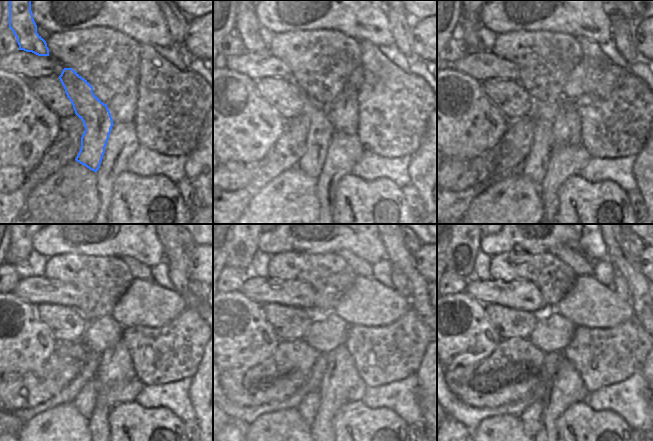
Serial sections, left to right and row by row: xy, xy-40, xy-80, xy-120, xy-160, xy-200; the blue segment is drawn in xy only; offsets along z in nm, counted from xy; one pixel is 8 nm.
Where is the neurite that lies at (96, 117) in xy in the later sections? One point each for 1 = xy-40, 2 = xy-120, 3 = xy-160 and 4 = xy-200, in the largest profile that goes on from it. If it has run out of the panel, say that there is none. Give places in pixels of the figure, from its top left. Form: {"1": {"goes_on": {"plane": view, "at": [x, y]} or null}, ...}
{"1": {"goes_on": {"plane": "xy-40", "at": [321, 130]}}, "2": {"goes_on": {"plane": "xy-120", "at": [85, 400]}}, "3": {"goes_on": {"plane": "xy-160", "at": [309, 406]}}, "4": {"goes_on": {"plane": "xy-200", "at": [531, 417]}}}

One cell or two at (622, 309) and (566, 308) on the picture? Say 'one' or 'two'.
one

